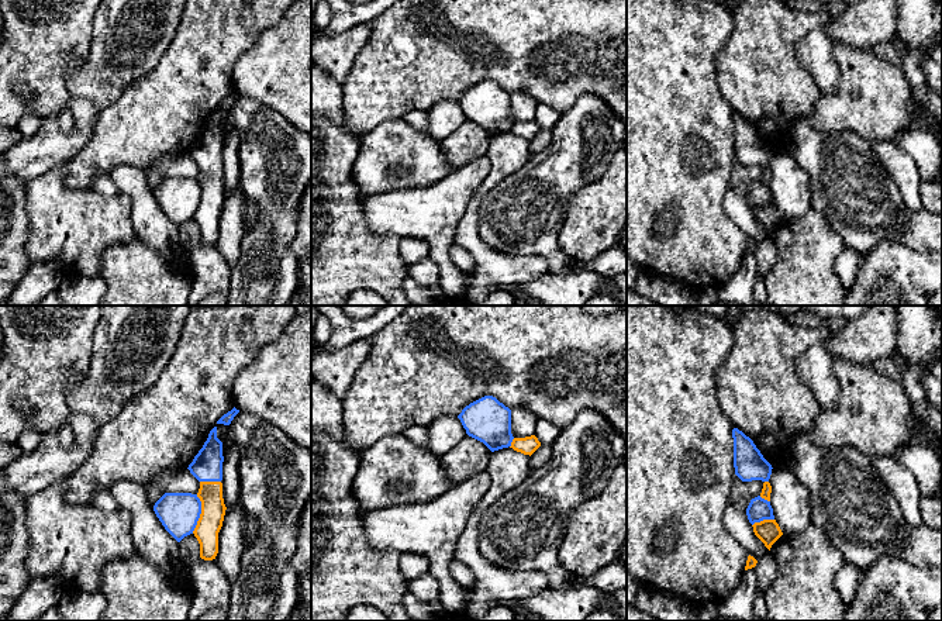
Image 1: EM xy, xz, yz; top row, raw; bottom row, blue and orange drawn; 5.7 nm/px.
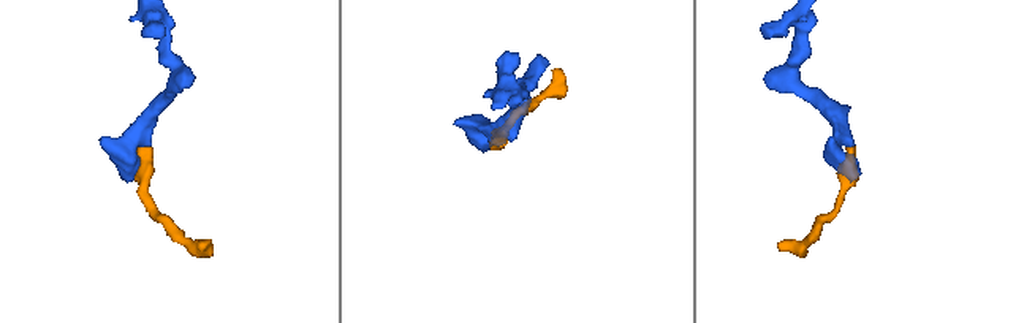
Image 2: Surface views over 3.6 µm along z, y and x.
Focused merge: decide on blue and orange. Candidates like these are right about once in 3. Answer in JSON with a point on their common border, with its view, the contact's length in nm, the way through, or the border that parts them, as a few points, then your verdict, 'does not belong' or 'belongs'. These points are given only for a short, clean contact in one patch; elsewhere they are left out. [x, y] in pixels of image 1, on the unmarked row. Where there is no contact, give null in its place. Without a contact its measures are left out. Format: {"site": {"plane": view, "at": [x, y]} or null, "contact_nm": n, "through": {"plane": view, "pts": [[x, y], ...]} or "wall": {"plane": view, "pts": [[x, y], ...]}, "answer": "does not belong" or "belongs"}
{"site": {"plane": "xy", "at": [200, 197]}, "contact_nm": 220, "through": {"plane": "xy", "pts": [[179, 197], [200, 197], [207, 190], [210, 178]]}, "answer": "belongs"}

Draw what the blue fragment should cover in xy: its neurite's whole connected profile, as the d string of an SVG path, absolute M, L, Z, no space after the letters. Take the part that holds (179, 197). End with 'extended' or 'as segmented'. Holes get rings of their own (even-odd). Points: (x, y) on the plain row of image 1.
M214 111L187 152L200 166L199 177L165 177L153 190L156 201L177 227L190 218L197 222L204 245L213 245L218 238L218 217L227 194L221 168L222 146L222 127Z | extended

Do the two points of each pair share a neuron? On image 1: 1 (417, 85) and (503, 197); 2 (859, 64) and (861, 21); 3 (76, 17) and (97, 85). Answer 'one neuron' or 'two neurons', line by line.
1: two neurons
2: two neurons
3: two neurons

